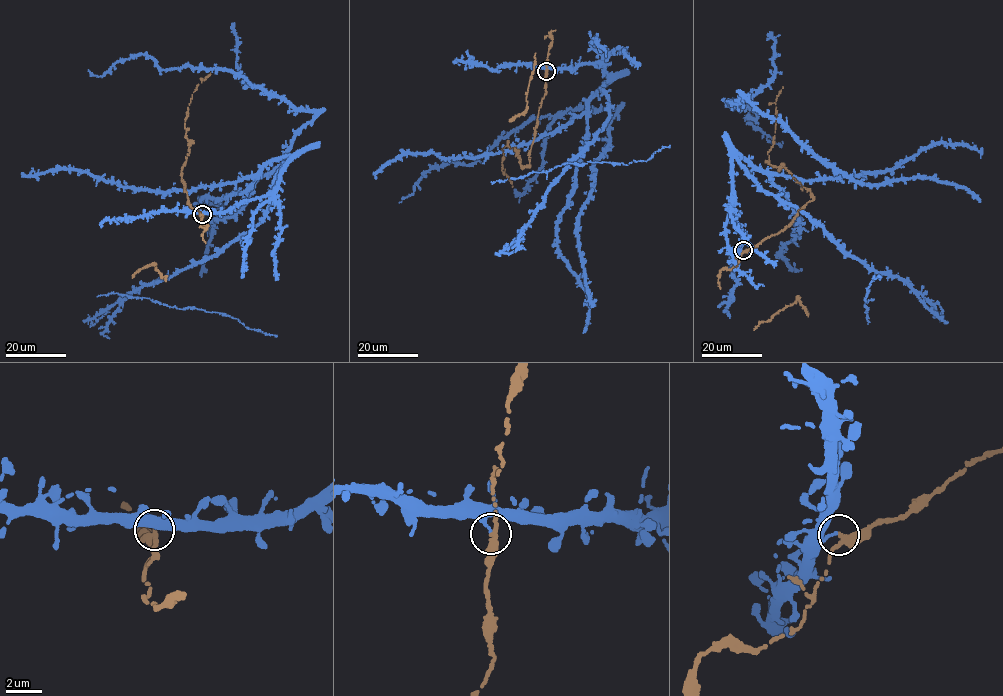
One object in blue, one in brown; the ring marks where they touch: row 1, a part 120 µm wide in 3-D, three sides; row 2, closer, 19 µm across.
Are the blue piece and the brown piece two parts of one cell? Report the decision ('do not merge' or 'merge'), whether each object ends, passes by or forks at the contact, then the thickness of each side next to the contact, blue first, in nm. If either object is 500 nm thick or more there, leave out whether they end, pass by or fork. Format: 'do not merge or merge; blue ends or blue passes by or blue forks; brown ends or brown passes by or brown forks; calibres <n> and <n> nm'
do not merge; blue ends; brown passes by; calibres 220 and 280 nm

